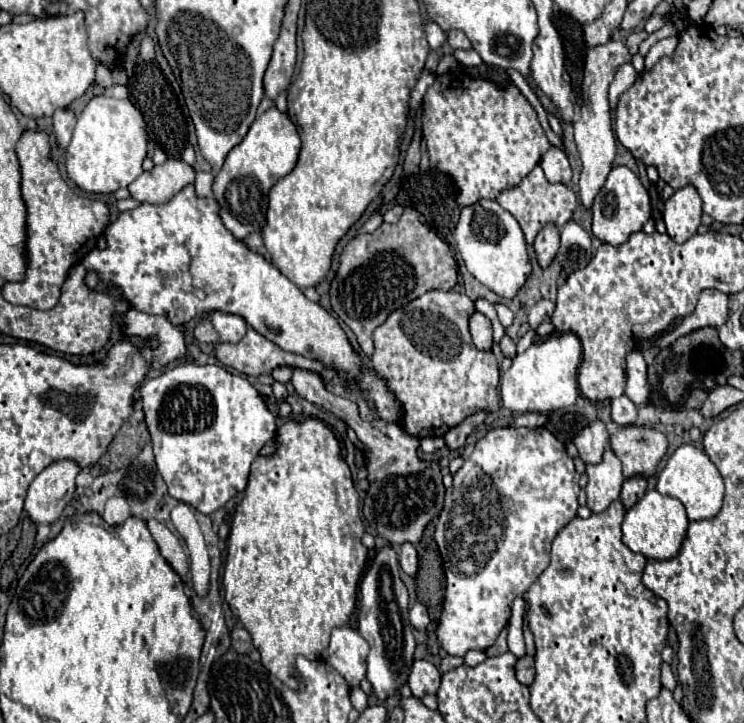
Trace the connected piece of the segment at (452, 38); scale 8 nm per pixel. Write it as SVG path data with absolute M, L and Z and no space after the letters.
M460 29L448 31L448 43L450 43L452 49L470 49L470 47L472 47L470 41L468 41L468 37L466 37L464 31L460 31Z

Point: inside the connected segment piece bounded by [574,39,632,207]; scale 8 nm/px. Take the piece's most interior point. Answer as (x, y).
(593, 133)

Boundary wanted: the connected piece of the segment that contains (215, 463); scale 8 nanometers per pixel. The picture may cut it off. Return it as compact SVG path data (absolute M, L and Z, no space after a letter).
M178 365L164 371L160 377L144 381L140 395L156 465L174 499L210 515L224 507L230 497L244 491L250 463L276 433L276 417L268 411L264 397L248 383L246 377L234 375L220 365Z

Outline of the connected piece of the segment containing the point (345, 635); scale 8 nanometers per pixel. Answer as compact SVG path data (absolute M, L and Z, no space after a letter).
M336 627L332 631L328 647L328 663L348 681L350 687L358 687L366 675L368 643L350 627Z

